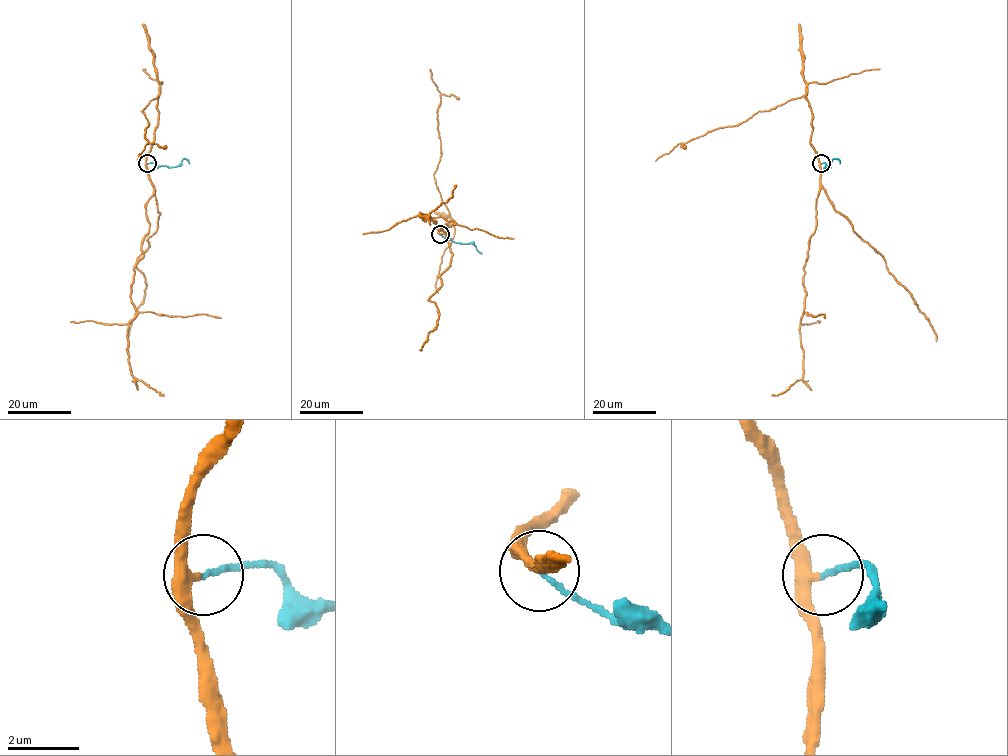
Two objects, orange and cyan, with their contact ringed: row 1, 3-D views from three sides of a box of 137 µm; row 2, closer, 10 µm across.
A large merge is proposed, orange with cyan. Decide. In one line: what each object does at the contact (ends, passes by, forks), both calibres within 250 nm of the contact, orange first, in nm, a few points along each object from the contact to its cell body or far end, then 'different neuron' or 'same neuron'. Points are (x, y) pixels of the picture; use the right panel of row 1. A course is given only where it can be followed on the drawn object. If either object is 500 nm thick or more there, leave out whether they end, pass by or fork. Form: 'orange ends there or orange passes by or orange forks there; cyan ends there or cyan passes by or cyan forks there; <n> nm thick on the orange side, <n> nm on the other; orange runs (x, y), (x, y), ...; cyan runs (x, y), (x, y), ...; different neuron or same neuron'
orange passes by; cyan ends there; 300 nm thick on the orange side, 130 nm on the other; orange runs (821, 164), (816, 229), (808, 242), (803, 277), (805, 297), (799, 330), (803, 377), (782, 393), (771, 396); cyan runs (821, 164), (830, 167), (833, 159), (839, 164); different neuron

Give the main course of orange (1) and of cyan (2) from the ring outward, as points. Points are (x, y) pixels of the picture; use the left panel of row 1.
1: (147, 164), (153, 194), (143, 256), (134, 269), (136, 316), (127, 347), (134, 377), (164, 396)
2: (147, 164), (177, 167), (183, 159), (189, 164)

